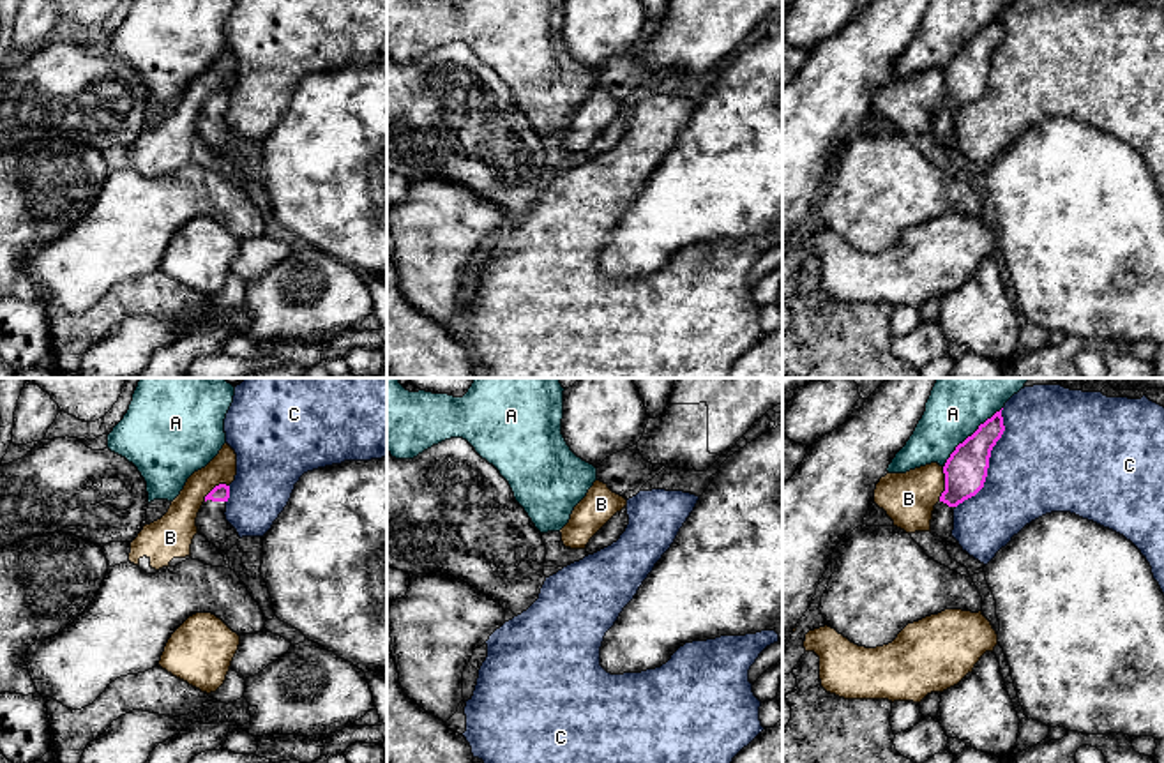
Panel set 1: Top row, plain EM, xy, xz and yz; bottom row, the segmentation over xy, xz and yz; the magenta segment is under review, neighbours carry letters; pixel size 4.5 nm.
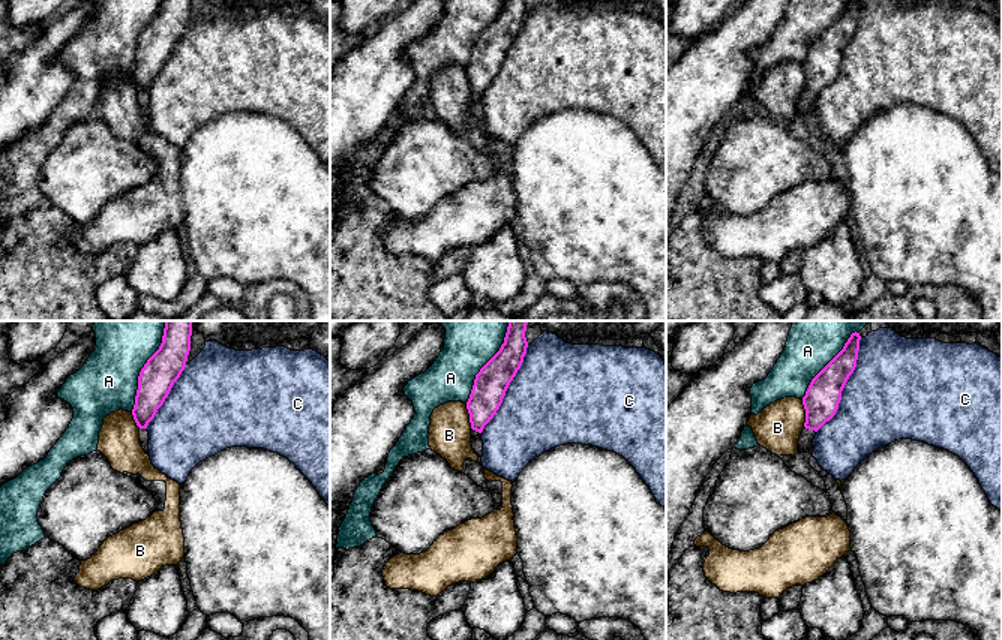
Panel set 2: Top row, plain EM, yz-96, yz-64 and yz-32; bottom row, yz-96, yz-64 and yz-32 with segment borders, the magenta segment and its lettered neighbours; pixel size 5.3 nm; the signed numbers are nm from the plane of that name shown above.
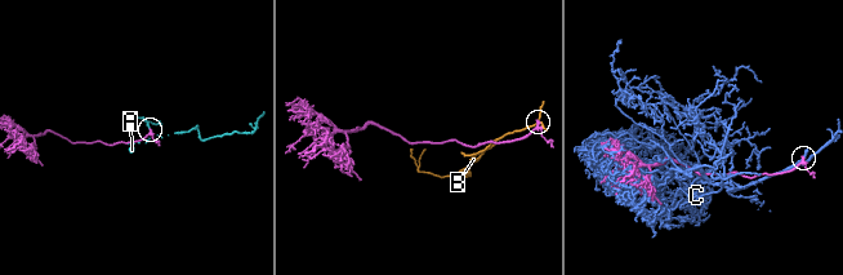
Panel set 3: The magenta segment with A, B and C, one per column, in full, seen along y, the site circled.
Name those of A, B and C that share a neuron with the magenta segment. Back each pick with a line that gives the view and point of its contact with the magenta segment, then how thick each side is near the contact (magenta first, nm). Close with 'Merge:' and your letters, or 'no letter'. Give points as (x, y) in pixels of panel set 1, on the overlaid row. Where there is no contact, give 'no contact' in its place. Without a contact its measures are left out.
Merge: no letter

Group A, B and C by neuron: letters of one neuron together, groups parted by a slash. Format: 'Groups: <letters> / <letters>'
Groups: A / B / C

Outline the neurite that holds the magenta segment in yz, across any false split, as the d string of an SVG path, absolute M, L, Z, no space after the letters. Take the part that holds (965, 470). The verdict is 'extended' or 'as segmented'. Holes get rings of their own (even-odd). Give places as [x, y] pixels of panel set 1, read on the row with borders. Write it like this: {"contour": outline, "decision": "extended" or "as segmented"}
{"contour": "M1001 410L956 447L943 466L945 491L934 505L931 533L949 539L954 530L954 509L975 496L986 482L991 450L1005 431Z", "decision": "extended"}

